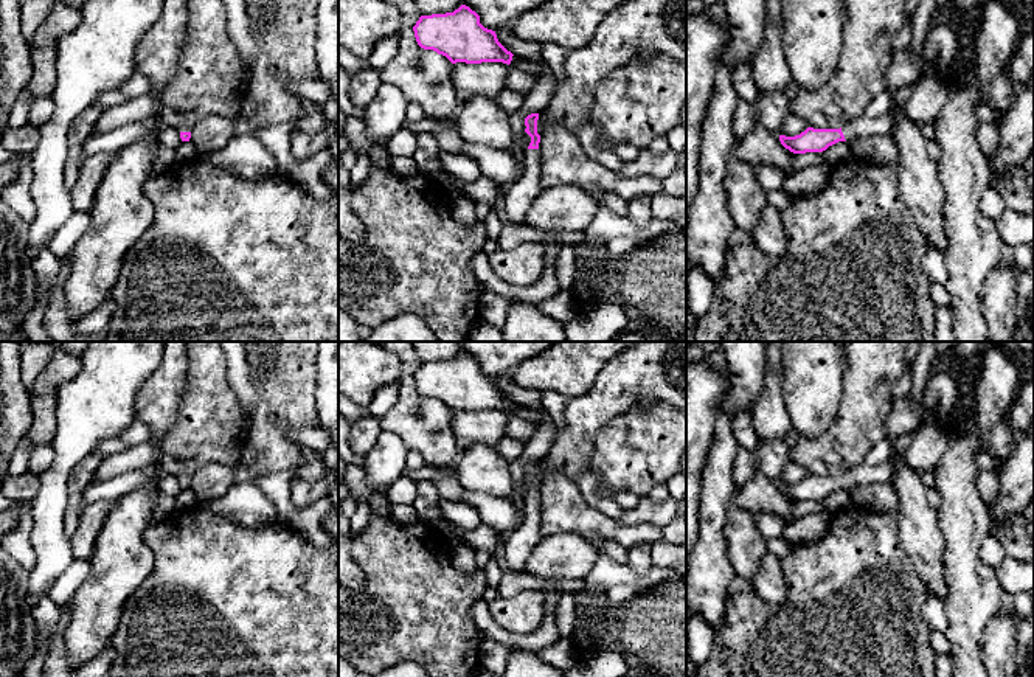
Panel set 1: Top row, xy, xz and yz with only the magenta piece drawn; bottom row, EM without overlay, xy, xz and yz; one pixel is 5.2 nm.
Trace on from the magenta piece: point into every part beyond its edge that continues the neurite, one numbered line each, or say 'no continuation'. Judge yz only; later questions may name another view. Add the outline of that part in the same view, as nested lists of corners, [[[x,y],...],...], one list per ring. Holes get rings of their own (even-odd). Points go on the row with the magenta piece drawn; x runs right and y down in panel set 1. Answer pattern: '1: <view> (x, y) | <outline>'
1: yz (884, 124) | [[[888,112],[879,118],[866,118],[860,116],[857,120],[849,121],[841,127],[845,140],[851,140],[854,137],[866,137],[866,135],[891,135],[897,118],[894,112]]]

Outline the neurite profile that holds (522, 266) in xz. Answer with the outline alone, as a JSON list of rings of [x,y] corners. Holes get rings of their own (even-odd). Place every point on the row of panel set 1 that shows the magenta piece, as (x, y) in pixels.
[[[523,242],[512,250],[494,252],[489,264],[500,279],[519,287],[533,286],[543,273],[543,245]]]

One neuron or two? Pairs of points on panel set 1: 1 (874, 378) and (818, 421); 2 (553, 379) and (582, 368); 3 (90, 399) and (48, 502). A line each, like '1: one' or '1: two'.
1: two
2: one
3: one

